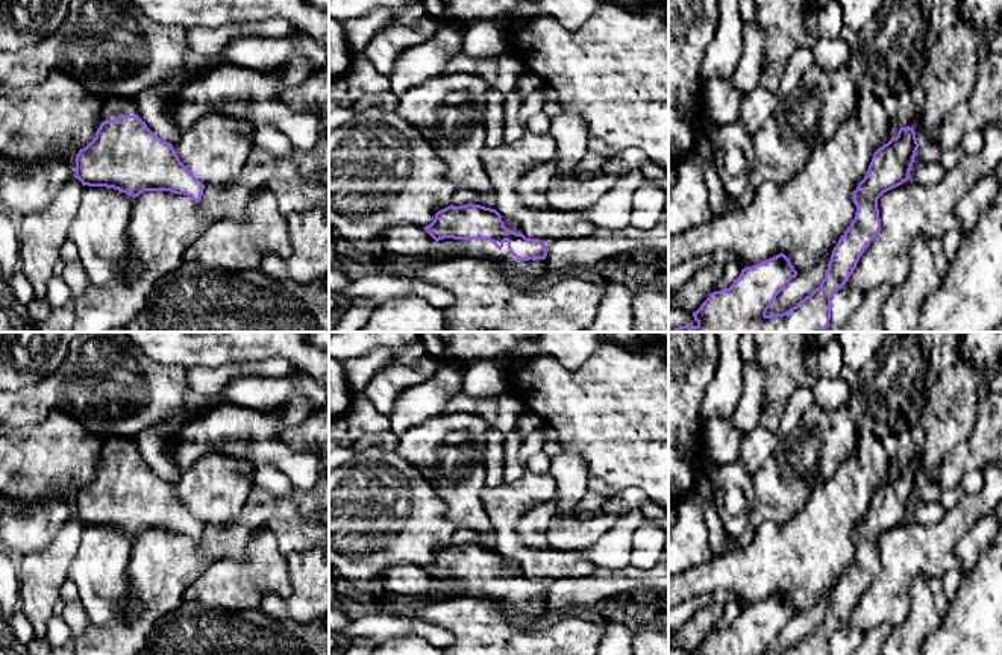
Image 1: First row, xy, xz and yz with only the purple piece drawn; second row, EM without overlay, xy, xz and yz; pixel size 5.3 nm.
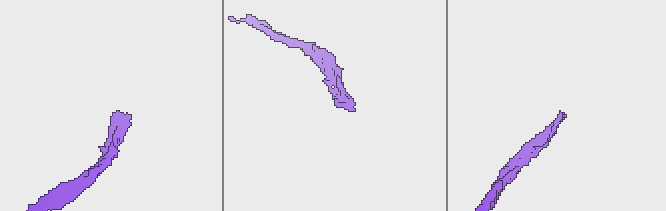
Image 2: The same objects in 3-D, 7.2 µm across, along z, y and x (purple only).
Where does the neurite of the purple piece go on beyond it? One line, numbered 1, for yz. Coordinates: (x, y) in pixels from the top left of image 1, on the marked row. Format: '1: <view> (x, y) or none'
1: none

